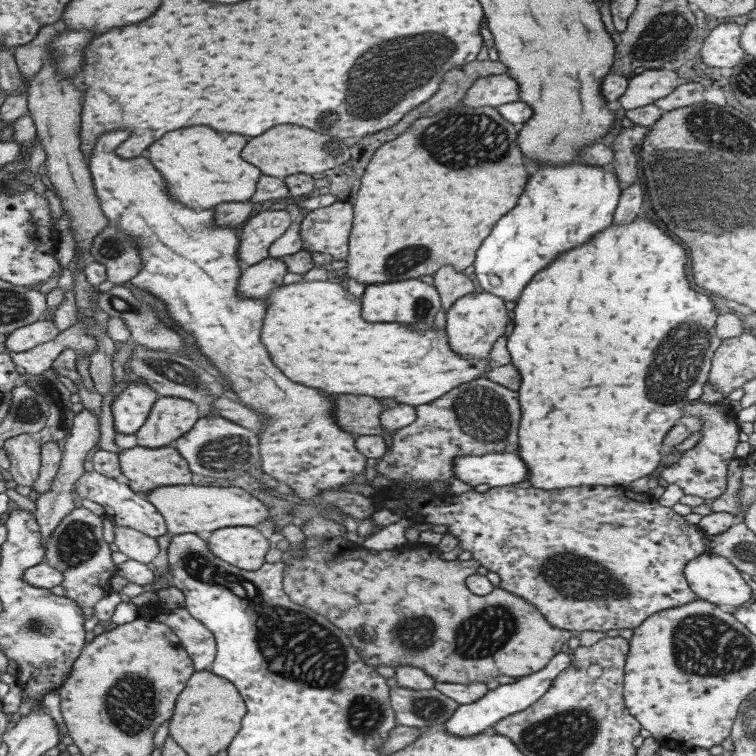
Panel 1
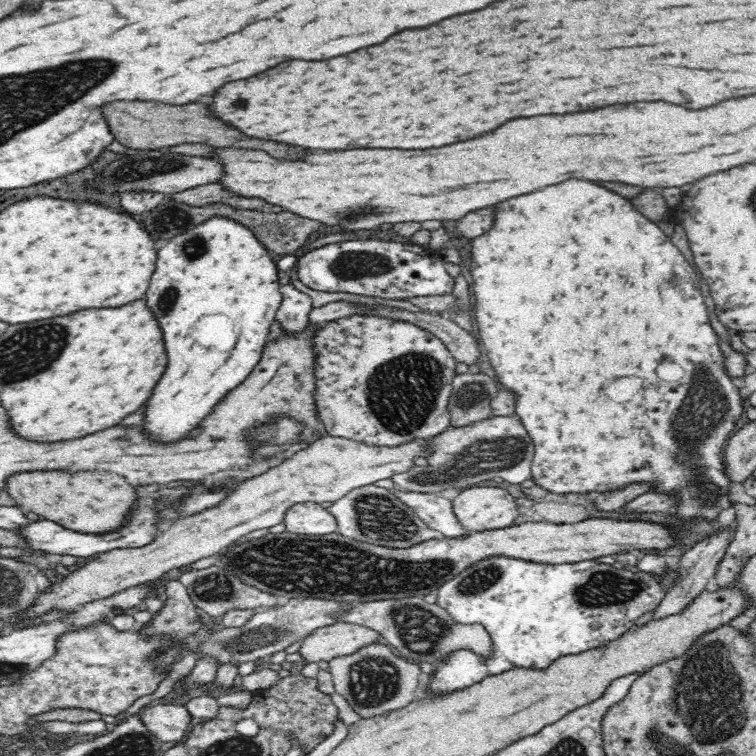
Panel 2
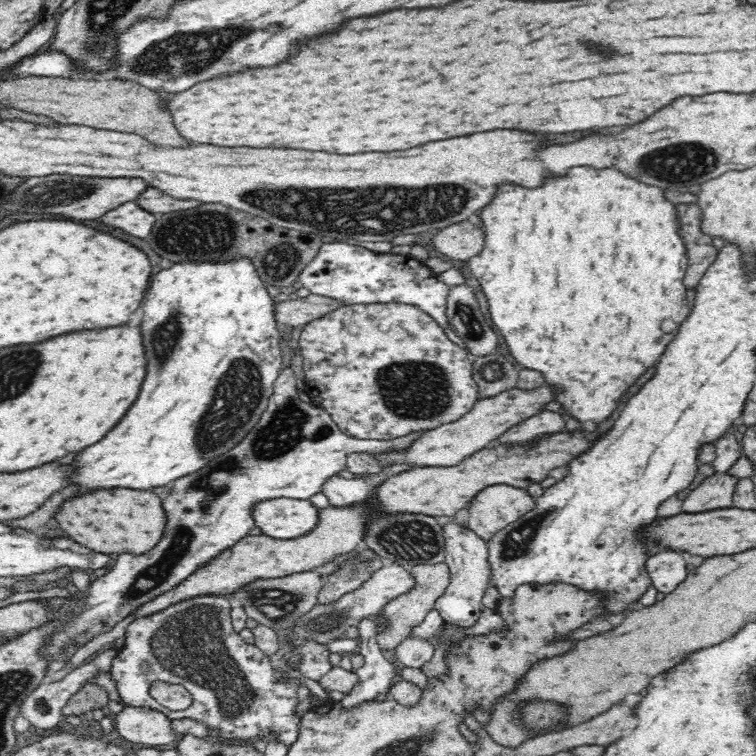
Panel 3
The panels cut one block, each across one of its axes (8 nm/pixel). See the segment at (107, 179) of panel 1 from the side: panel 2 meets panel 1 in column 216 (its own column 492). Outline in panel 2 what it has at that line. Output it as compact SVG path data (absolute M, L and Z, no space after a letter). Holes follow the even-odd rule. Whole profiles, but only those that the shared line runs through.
M566 180L562 184L554 184L550 188L542 188L538 192L530 192L530 194L524 194L524 196L518 196L518 198L510 198L508 202L502 202L498 206L498 212L496 212L496 220L494 220L492 228L485 232L483 235L477 236L470 240L472 243L471 253L472 262L470 272L474 279L474 298L476 298L475 305L475 317L478 323L478 334L480 334L480 342L482 342L482 348L486 350L488 360L494 368L495 377L499 382L501 388L510 390L516 394L516 410L515 414L520 416L524 428L529 432L530 438L534 445L534 462L532 462L532 480L538 487L542 487L548 490L550 493L564 495L568 493L580 493L588 494L591 492L606 493L611 491L622 491L628 484L638 484L638 482L648 482L652 486L652 492L664 492L664 494L676 494L678 504L675 504L676 512L672 512L673 516L670 518L679 518L676 520L676 524L670 524L670 526L678 526L680 522L686 522L686 520L704 520L712 521L718 519L718 514L722 510L730 507L732 499L730 496L730 488L732 487L731 479L725 474L725 461L723 460L724 444L727 444L728 436L734 428L738 418L742 416L743 404L740 391L737 388L737 382L732 380L732 377L726 373L724 369L724 356L720 351L720 339L716 334L710 320L708 319L708 308L704 305L704 297L700 291L700 285L698 284L698 276L690 267L690 264L684 256L680 253L680 250L670 241L670 238L665 234L658 223L646 218L641 212L638 212L637 208L633 207L631 201L626 198L594 184L594 182L588 182L588 180ZM660 364L678 364L680 368L678 370L656 370Z

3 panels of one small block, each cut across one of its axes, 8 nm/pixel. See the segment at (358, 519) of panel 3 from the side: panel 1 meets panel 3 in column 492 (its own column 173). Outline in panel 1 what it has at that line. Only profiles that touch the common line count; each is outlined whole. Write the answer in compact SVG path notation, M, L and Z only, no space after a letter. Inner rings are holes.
M140 445L119 452L119 466L122 474L128 478L128 487L141 495L152 492L154 488L192 484L192 471L188 462L172 446L146 448Z

